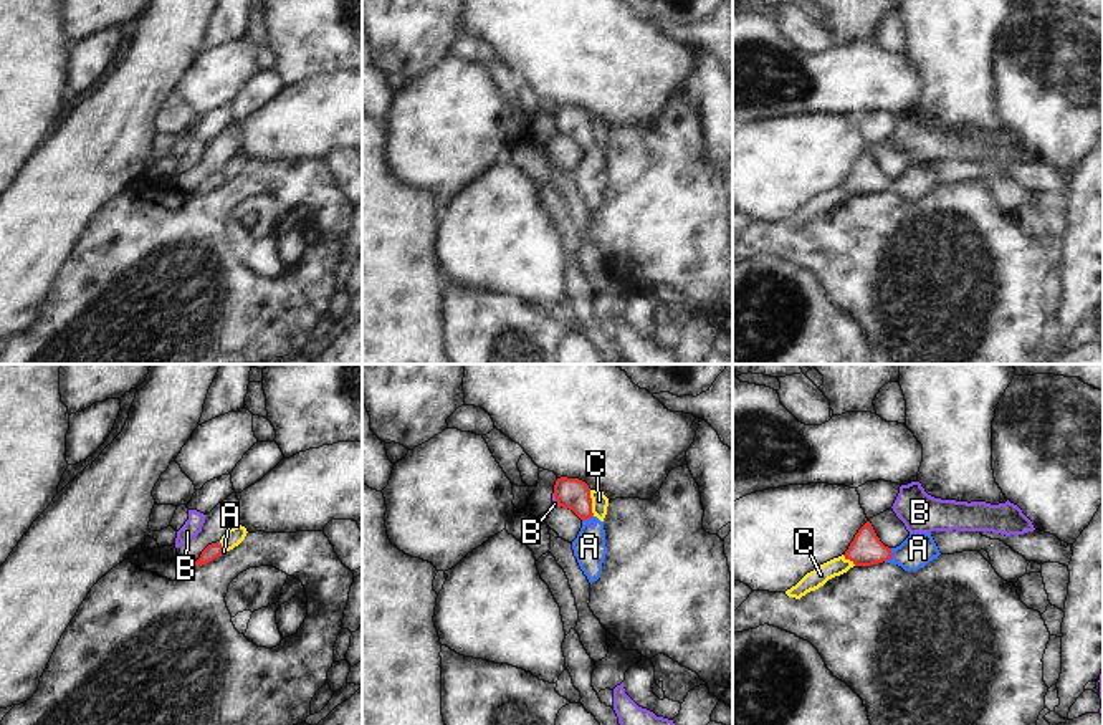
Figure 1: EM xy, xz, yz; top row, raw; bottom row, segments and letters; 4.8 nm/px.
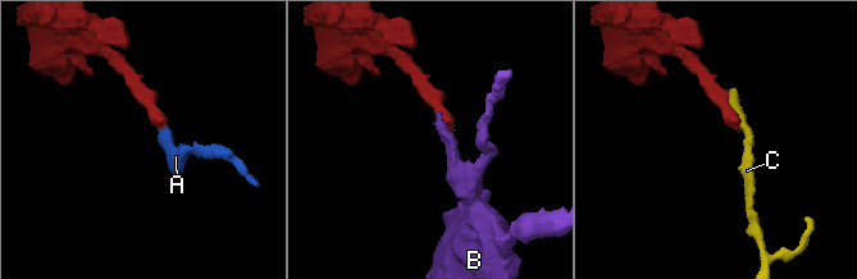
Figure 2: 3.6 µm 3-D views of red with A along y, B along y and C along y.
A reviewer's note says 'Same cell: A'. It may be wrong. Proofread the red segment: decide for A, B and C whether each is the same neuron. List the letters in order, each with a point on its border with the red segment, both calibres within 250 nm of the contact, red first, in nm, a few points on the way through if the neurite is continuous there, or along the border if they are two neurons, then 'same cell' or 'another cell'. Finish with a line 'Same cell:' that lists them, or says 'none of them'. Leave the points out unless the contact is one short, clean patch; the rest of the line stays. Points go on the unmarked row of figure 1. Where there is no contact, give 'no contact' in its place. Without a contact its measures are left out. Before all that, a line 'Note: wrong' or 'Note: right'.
Note: right
A: xz (587, 148) | 150/160 nm | across xz (572, 123), (587, 148), (589, 176) | same cell
B: xz (556, 129) | 150/30 nm | along xz (553, 123), (559, 134) | another cell
C: xz (591, 133) | 150/80 nm | another cell
Same cell: A

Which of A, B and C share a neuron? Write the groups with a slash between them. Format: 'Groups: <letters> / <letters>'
Groups: A / B / C

